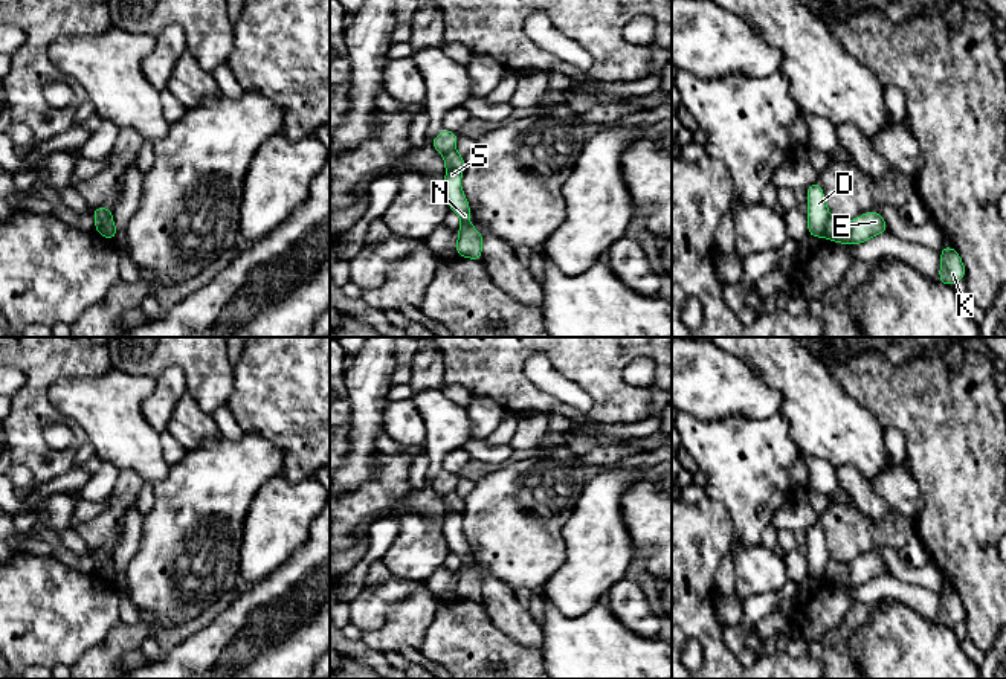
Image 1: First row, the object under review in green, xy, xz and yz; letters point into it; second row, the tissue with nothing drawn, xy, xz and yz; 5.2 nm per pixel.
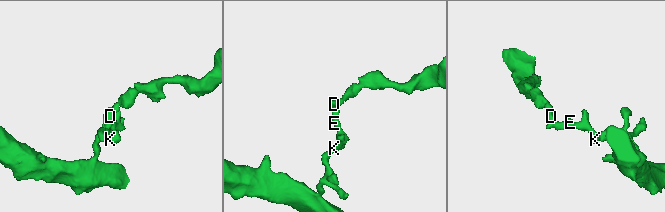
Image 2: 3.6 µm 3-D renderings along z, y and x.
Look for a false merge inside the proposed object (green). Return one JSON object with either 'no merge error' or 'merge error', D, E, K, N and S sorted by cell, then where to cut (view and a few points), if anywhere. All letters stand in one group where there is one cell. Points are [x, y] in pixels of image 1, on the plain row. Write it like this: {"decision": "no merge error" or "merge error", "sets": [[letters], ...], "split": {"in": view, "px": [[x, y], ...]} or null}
{"decision": "merge error", "sets": [["D"], ["E", "K", "N", "S"]], "split": {"in": "yz", "px": [[831, 559], [825, 577]]}}

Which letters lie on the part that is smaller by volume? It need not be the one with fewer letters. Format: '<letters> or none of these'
D

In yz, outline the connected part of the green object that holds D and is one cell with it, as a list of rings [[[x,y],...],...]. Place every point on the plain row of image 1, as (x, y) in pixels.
[[[814,523],[806,529],[808,539],[808,577],[814,580],[826,578],[830,558],[821,526]]]

